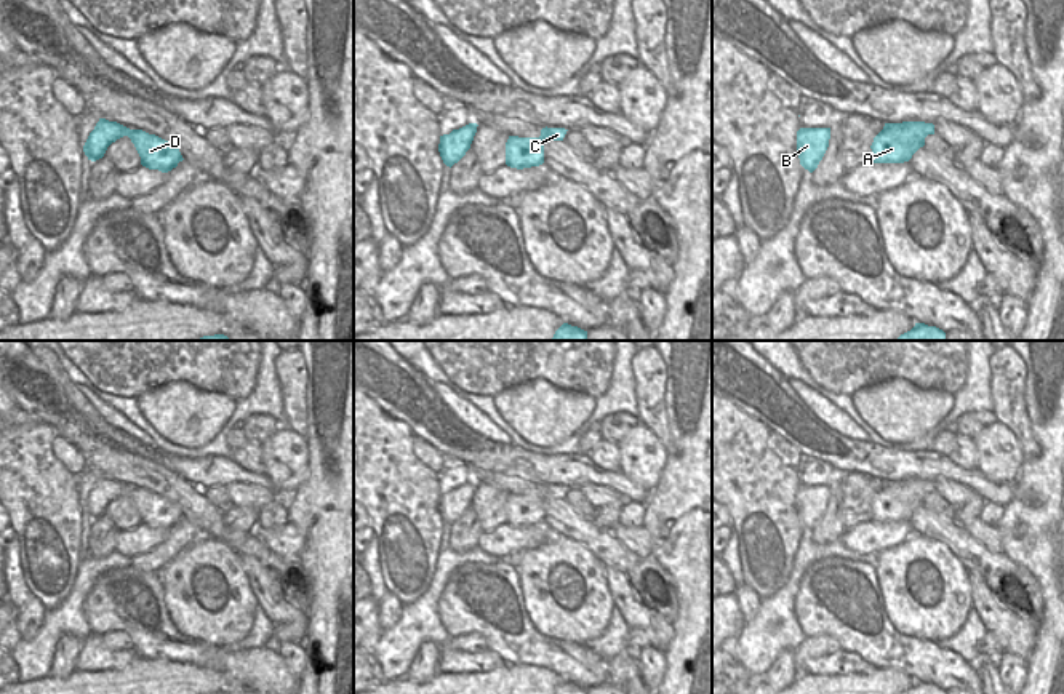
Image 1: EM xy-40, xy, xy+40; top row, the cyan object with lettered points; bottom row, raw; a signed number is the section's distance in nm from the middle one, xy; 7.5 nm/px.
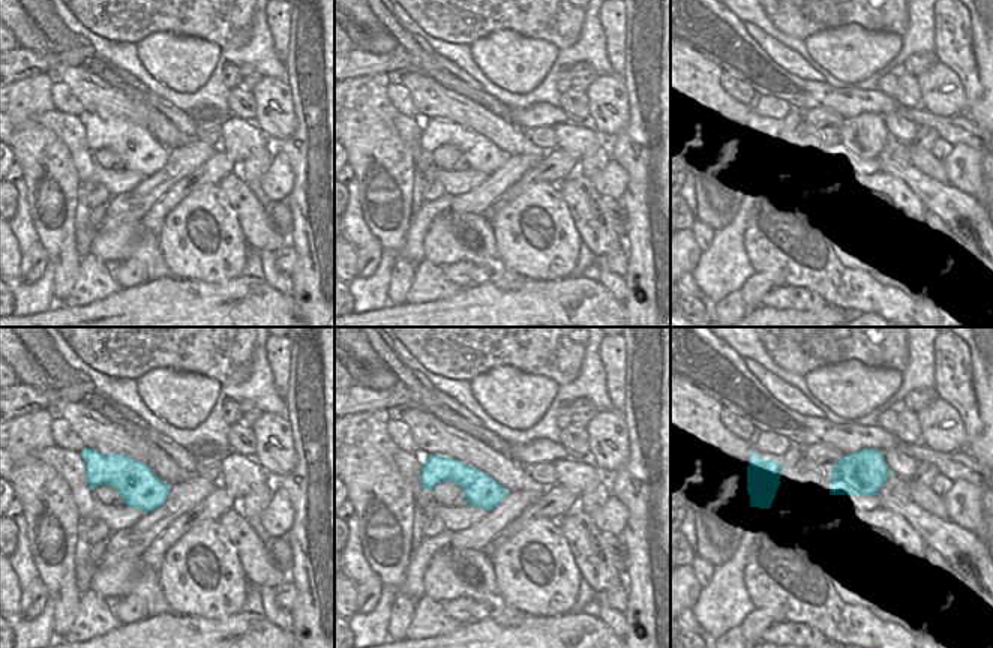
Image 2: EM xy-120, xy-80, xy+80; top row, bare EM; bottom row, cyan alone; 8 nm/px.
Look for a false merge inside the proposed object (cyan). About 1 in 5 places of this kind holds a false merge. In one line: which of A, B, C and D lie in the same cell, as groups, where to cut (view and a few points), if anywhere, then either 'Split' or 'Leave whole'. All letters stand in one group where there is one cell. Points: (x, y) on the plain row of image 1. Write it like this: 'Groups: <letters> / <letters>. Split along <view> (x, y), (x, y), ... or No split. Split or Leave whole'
Groups: A B C D. No split. Leave whole.

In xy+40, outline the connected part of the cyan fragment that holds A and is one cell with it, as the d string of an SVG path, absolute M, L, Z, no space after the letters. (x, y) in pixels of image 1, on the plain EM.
M925 480L885 481L883 488L874 496L870 504L874 521L904 521L925 504L925 496L934 493L934 483Z

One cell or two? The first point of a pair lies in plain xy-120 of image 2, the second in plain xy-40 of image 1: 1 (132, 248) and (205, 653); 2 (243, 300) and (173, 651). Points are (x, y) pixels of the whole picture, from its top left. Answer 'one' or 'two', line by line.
1: one
2: two

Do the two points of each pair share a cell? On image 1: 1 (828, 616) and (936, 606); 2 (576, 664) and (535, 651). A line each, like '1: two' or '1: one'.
1: two
2: one

